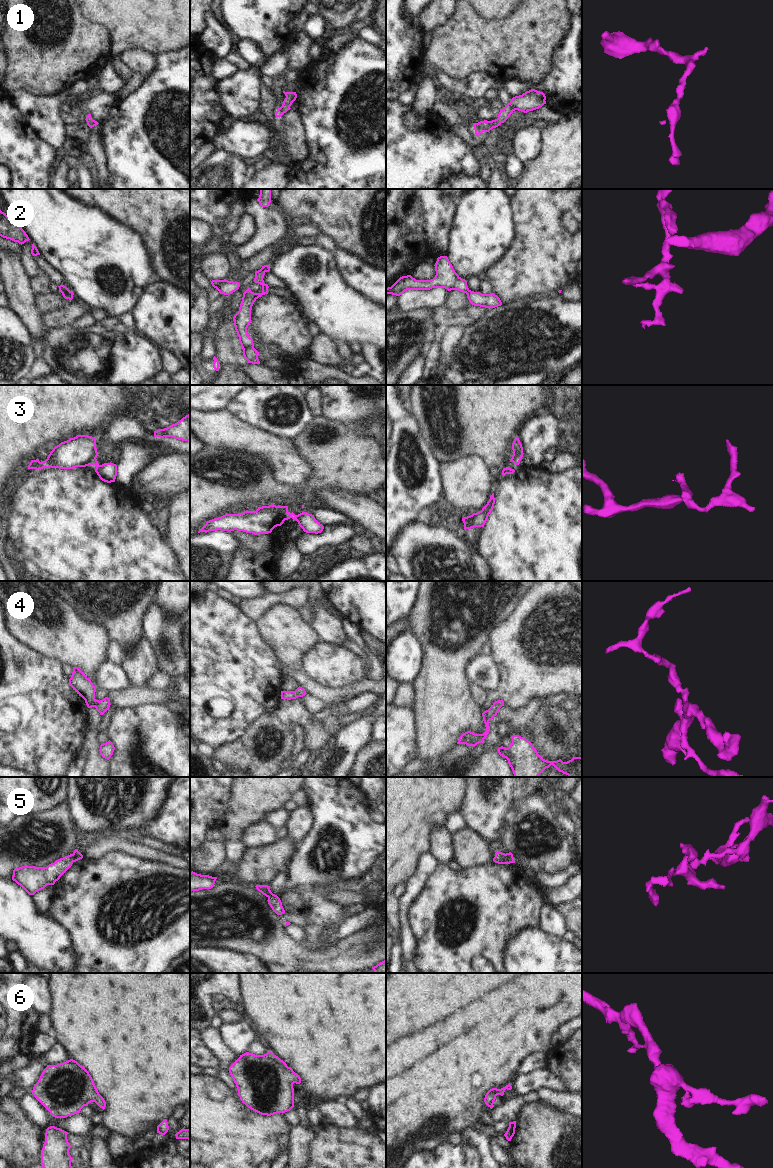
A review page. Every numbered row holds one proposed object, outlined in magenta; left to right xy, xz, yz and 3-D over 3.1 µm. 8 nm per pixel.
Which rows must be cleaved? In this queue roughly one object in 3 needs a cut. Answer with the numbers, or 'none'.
2, 3, 5

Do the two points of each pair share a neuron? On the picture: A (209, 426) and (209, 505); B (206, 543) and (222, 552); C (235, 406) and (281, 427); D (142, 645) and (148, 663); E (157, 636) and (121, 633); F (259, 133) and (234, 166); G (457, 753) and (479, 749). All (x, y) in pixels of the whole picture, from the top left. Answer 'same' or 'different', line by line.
A: different
B: same
C: same
D: same
E: different
F: different
G: same

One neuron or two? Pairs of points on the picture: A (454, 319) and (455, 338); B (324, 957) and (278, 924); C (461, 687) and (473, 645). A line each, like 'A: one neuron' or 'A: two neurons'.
A: two neurons
B: one neuron
C: one neuron

